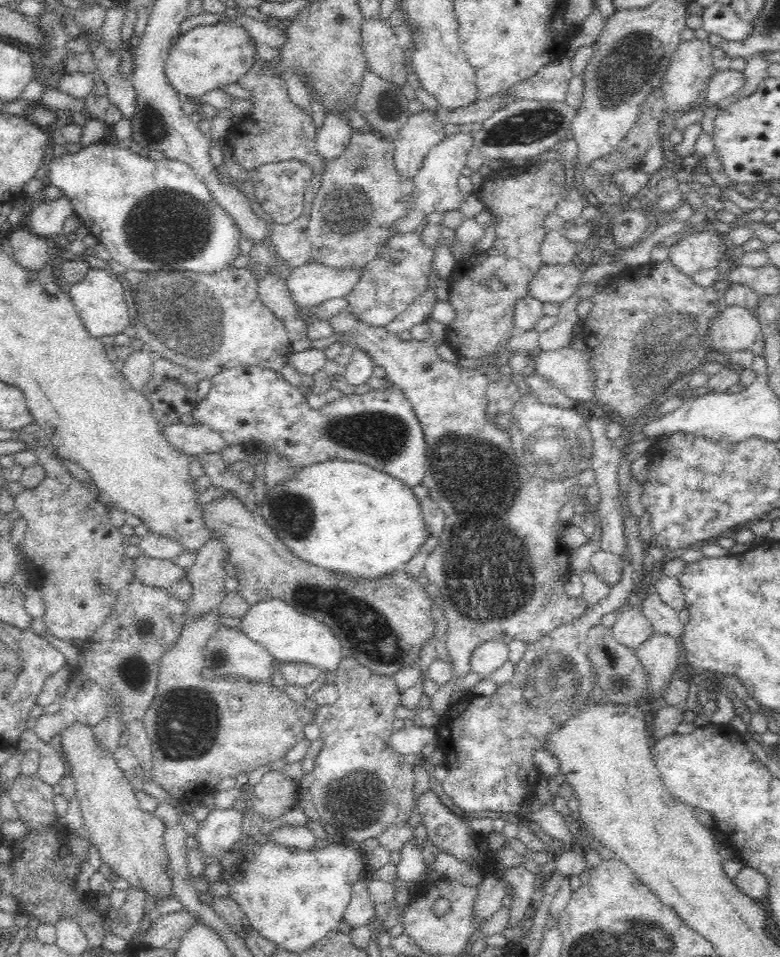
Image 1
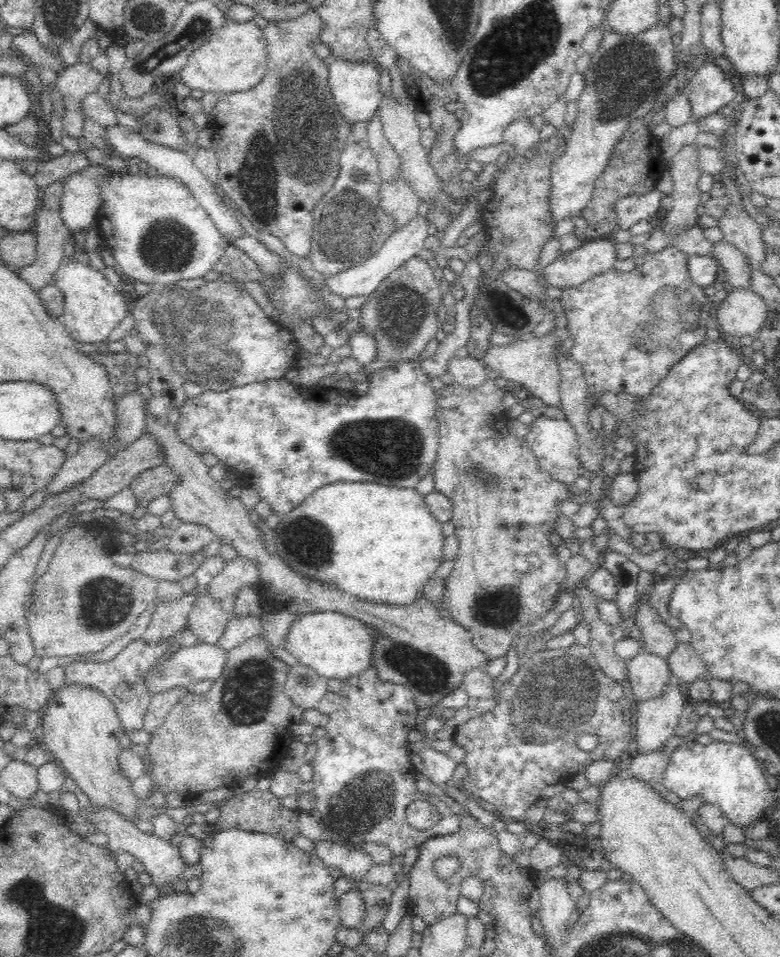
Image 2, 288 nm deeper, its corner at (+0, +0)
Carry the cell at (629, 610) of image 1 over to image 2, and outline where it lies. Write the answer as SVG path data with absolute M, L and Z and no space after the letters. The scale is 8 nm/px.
M640 644L638 654L626 662L628 662L628 682L632 686L634 700L652 698L662 692L670 672L670 664L662 656L646 650L646 646Z

